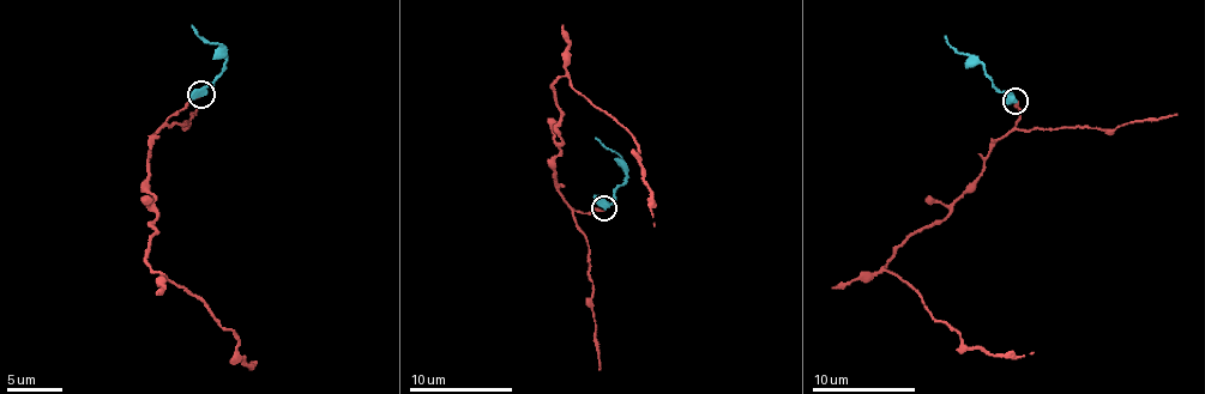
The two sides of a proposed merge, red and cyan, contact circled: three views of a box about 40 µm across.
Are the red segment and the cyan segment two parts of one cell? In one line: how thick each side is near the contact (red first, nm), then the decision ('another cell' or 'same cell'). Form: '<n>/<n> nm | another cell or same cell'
160/440 nm | same cell

